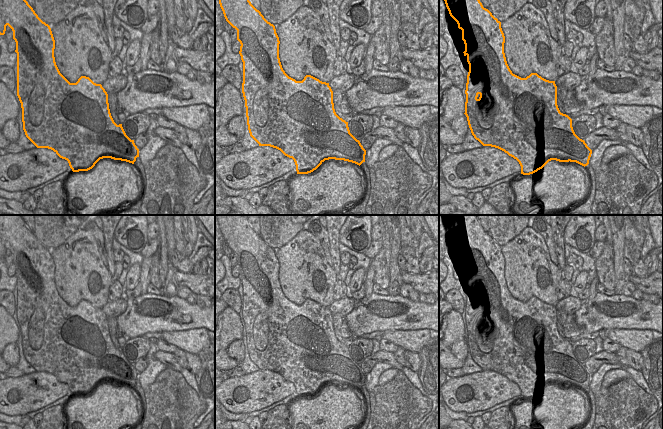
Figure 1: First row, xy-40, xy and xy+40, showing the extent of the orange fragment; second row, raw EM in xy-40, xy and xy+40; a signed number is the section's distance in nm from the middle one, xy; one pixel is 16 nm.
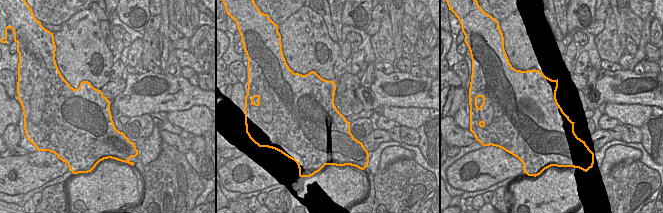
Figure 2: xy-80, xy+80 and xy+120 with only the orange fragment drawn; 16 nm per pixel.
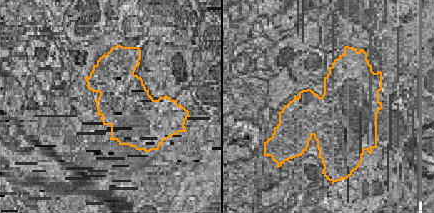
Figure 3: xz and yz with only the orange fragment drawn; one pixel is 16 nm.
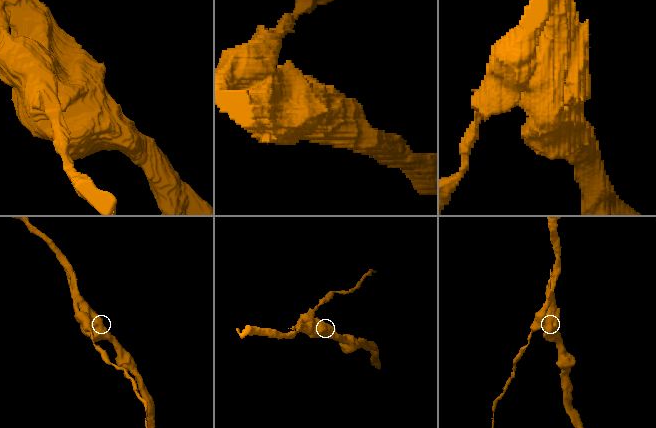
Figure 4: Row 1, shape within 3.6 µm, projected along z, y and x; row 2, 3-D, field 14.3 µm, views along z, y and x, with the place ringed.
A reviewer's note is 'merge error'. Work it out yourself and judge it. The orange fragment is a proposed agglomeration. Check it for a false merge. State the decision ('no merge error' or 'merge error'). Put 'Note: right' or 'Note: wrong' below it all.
merge error
Note: right

